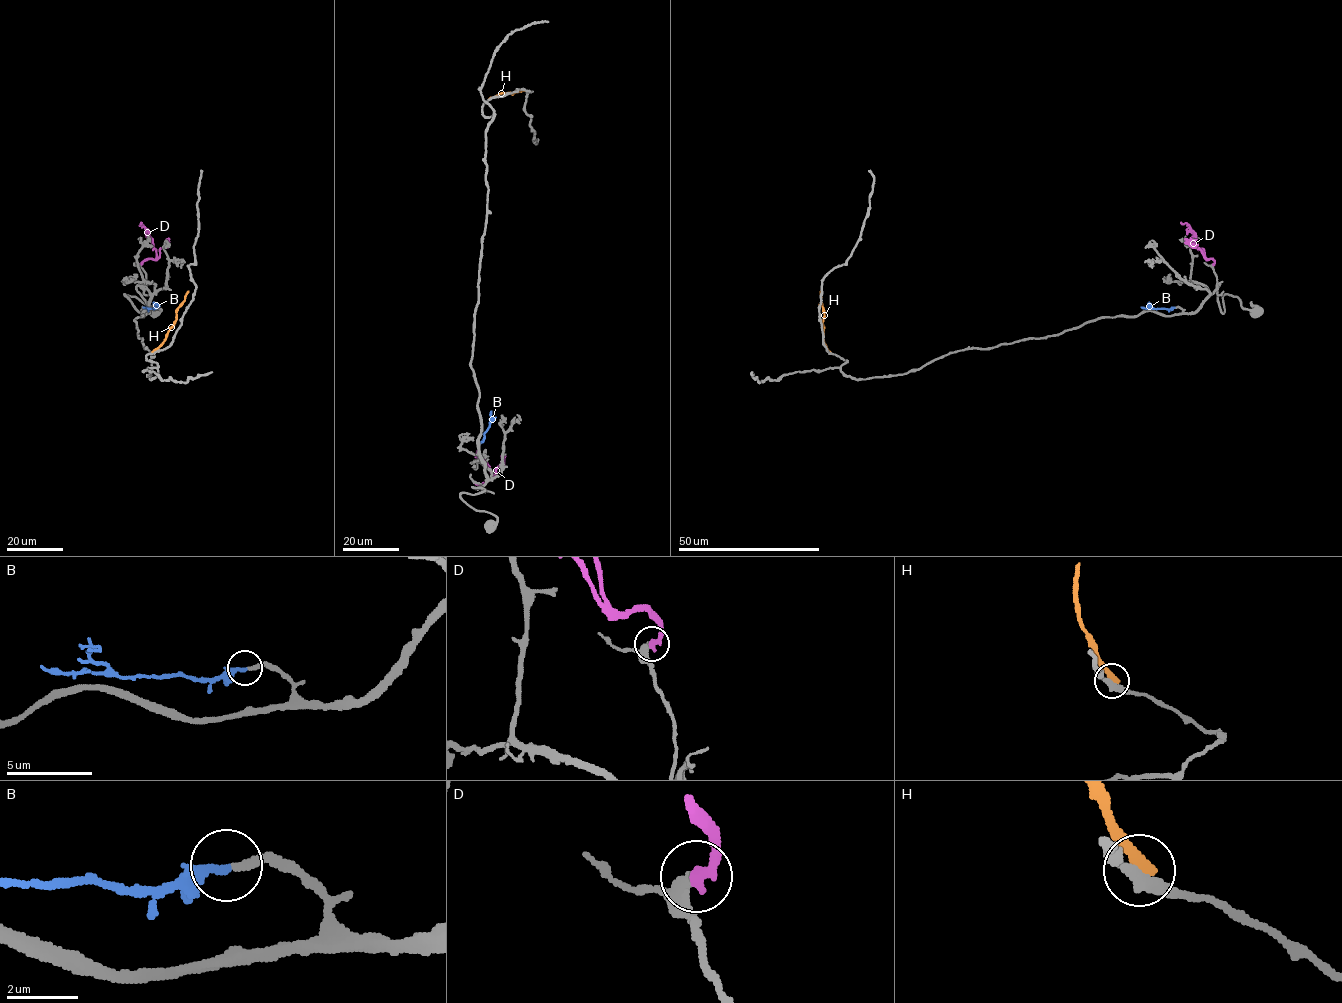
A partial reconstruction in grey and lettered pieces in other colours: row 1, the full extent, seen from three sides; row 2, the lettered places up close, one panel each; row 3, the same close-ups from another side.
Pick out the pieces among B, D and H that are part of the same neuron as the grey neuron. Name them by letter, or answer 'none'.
B

